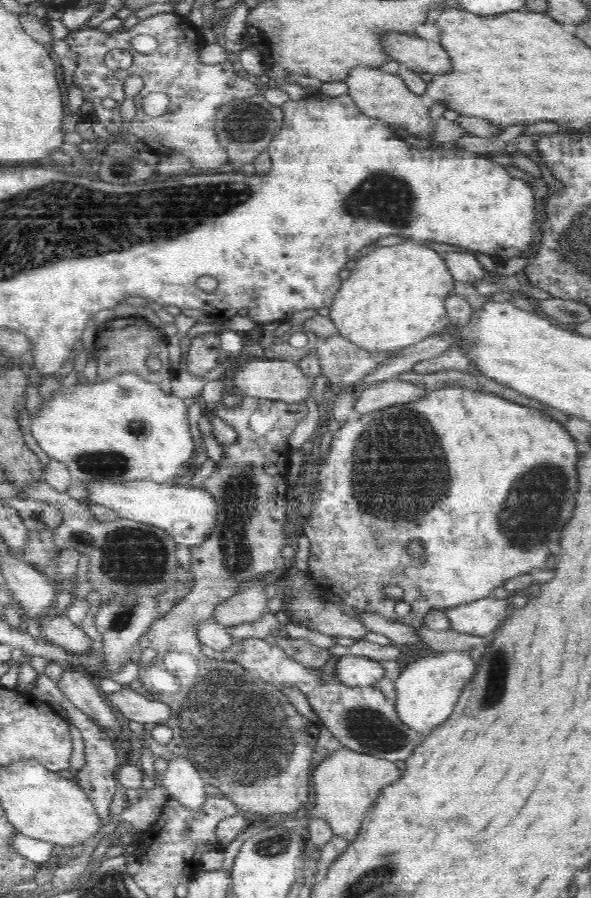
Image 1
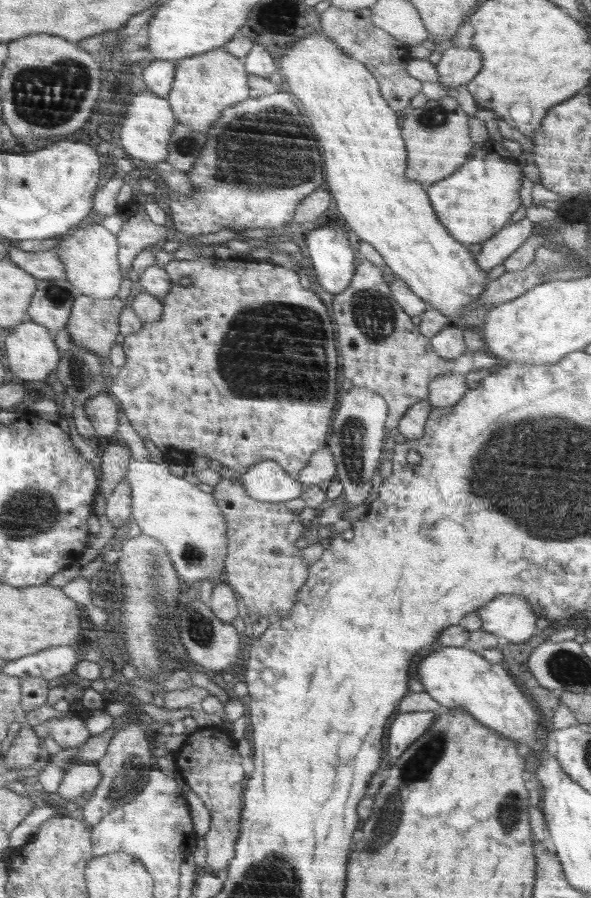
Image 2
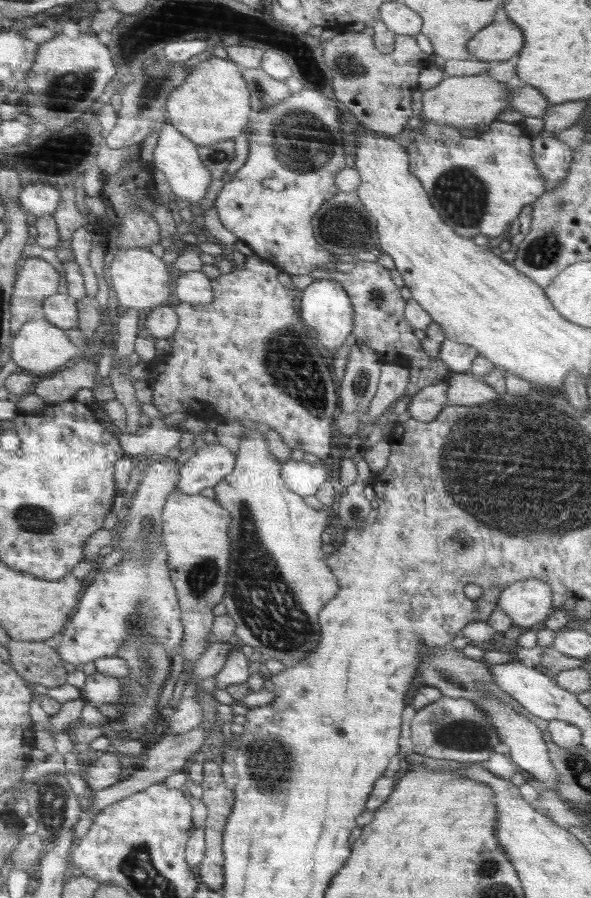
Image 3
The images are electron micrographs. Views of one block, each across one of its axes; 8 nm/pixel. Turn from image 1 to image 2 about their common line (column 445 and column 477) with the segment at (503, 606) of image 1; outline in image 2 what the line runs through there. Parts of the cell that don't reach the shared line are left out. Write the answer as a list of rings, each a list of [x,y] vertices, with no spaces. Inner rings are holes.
[[[498,595],[493,602],[477,609],[476,613],[482,619],[482,630],[502,636],[509,643],[524,642],[536,634],[537,613],[534,612],[533,605],[522,595]]]

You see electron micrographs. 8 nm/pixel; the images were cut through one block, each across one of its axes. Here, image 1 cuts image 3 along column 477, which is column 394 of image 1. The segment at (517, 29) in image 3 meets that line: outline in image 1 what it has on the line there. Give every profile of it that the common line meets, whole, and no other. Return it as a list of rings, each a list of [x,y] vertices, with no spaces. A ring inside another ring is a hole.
[[[384,32],[383,35],[383,48],[389,58],[393,61],[400,62],[412,71],[418,74],[428,73],[433,76],[444,75],[453,72],[453,65],[446,49],[431,40],[423,39],[419,36],[412,38],[410,35],[397,34],[396,32]]]

